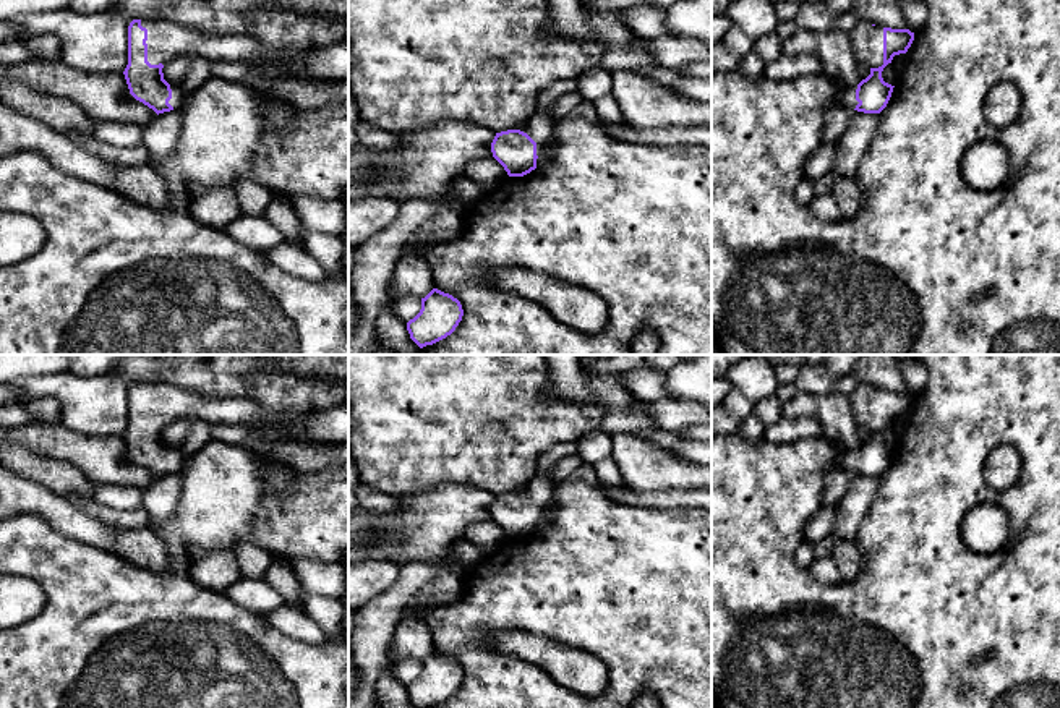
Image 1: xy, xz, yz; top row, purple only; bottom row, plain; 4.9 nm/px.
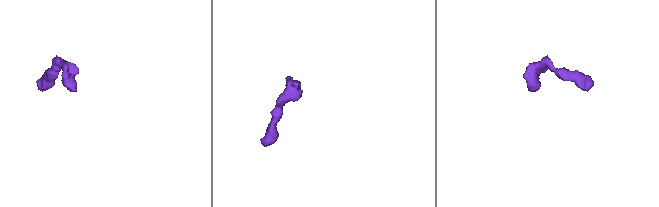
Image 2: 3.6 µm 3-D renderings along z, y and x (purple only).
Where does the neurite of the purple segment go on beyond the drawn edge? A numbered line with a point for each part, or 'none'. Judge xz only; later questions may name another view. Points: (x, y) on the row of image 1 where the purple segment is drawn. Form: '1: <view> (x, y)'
1: xz (540, 125)

